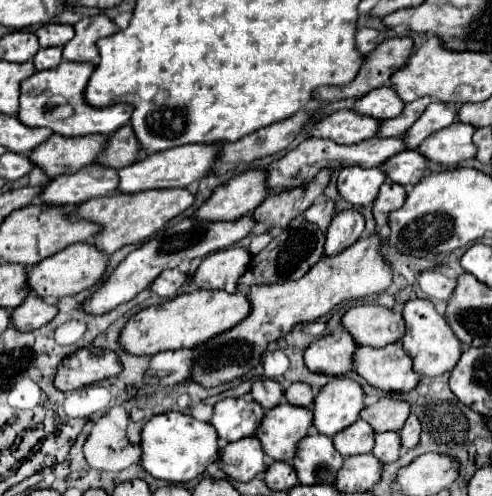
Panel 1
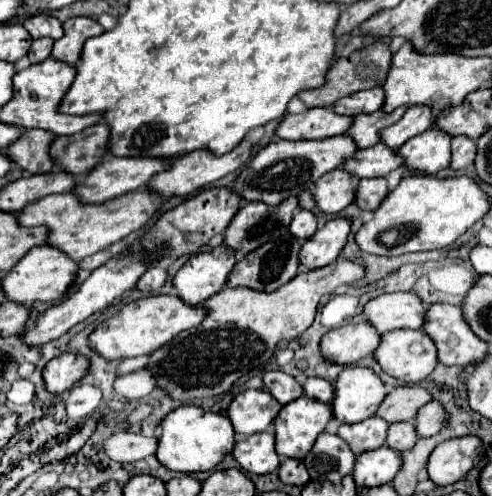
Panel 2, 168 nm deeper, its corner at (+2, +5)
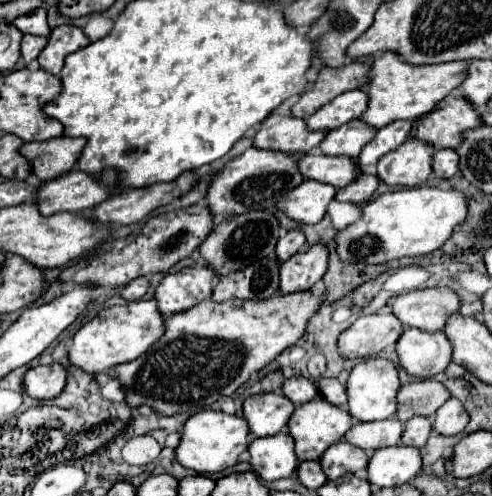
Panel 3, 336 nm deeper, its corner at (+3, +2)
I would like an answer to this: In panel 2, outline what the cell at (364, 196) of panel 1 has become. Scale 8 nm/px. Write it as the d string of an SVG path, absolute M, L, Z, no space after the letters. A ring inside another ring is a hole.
M340 169L328 171L328 175L322 175L316 181L312 197L322 213L340 213L354 201L352 177Z

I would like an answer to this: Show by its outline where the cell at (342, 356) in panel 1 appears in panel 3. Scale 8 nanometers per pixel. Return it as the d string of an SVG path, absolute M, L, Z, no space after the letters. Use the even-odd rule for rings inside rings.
M371 314L359 316L337 342L343 358L369 358L379 354L383 348L393 346L401 336L403 326L393 314Z

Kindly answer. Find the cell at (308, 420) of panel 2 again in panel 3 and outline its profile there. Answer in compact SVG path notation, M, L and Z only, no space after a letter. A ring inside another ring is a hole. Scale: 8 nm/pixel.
M319 396L305 402L305 404L301 404L301 406L297 406L295 412L291 414L289 422L287 422L289 434L295 440L295 456L297 456L297 460L303 462L303 460L321 458L321 454L331 444L343 440L343 436L351 428L351 424L353 424L351 416L345 410L341 410L341 408L329 404L329 402L323 402L323 398L319 398Z

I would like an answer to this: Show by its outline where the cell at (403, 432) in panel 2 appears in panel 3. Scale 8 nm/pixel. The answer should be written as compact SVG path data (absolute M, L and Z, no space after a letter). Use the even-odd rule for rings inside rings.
M415 416L405 424L405 430L403 430L403 436L401 436L401 444L421 448L427 442L429 432L431 432L431 418Z

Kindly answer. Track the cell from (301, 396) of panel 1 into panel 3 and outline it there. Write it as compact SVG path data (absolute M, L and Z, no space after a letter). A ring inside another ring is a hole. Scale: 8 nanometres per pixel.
M321 378L321 380L317 382L317 390L319 390L319 394L321 394L329 404L335 404L335 406L345 406L345 404L347 404L345 388L339 384L337 378Z

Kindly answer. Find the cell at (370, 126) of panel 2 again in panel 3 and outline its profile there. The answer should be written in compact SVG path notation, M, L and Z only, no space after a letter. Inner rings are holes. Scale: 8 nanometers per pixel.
M351 120L347 124L343 124L341 128L331 130L325 140L321 142L321 150L323 154L347 154L349 158L357 158L359 152L363 150L363 146L377 134L375 126L365 124L363 120Z

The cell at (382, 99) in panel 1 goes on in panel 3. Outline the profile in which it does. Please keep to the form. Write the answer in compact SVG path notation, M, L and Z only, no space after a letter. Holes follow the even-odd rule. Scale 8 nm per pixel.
M351 90L339 94L333 102L321 106L313 116L309 116L309 130L325 130L339 128L349 120L361 118L369 106L369 98L365 90Z

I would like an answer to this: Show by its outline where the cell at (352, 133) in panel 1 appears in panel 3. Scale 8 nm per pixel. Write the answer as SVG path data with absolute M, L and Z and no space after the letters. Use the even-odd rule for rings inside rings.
M271 114L255 136L257 148L271 148L281 152L309 152L319 146L329 130L309 130L303 118Z

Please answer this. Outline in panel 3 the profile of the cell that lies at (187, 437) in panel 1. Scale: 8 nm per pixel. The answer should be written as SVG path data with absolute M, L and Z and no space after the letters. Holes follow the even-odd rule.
M201 410L181 426L181 440L175 448L175 458L181 466L195 470L197 474L221 472L231 468L237 462L237 456L247 450L247 434L249 428L243 418L215 410Z

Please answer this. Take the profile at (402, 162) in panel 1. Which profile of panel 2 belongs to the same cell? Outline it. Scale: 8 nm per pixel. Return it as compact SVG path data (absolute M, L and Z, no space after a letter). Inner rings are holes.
M378 143L376 147L356 151L356 155L352 155L352 159L348 159L348 163L344 163L344 167L340 169L348 171L354 179L362 179L362 177L384 177L396 167L402 167L402 159L386 145Z

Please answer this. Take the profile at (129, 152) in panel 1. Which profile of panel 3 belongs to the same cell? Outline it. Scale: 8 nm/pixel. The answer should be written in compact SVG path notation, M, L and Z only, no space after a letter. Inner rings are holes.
M61 136L45 142L27 142L21 152L33 164L33 174L41 180L55 180L71 172L85 148L85 138Z

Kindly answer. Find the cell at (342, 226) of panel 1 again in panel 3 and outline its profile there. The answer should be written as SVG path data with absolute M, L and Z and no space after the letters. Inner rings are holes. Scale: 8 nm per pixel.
M323 242L291 256L287 262L281 264L281 278L279 278L281 292L291 294L313 288L323 278L327 262L329 262L329 248Z

